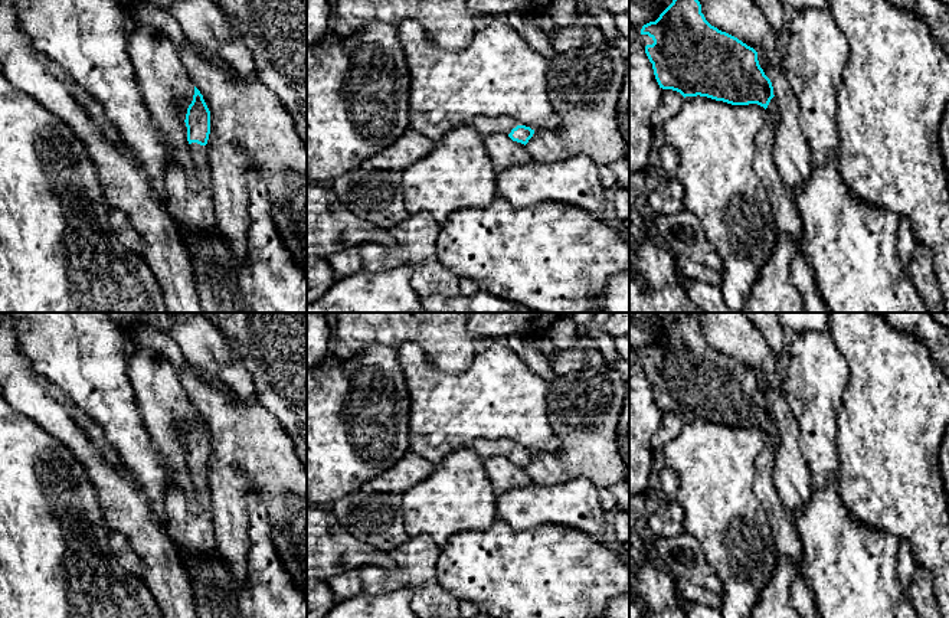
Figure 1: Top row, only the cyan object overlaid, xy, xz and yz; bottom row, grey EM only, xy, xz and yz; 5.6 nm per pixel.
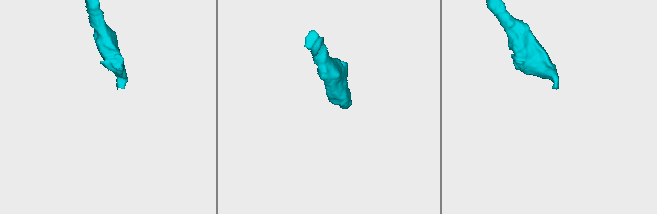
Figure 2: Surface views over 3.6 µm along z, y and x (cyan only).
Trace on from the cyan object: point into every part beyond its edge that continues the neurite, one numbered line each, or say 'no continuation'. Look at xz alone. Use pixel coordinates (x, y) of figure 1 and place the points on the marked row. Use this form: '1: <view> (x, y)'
1: xz (484, 126)

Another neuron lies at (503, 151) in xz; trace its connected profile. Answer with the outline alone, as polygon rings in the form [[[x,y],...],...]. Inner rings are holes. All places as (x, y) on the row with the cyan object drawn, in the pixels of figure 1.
[[[493,134],[485,137],[488,156],[497,170],[505,166],[529,164],[533,158],[527,147],[513,141],[508,134]]]

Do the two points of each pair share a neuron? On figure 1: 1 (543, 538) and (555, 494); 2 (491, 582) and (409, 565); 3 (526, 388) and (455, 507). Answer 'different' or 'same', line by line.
1: different
2: different
3: different

